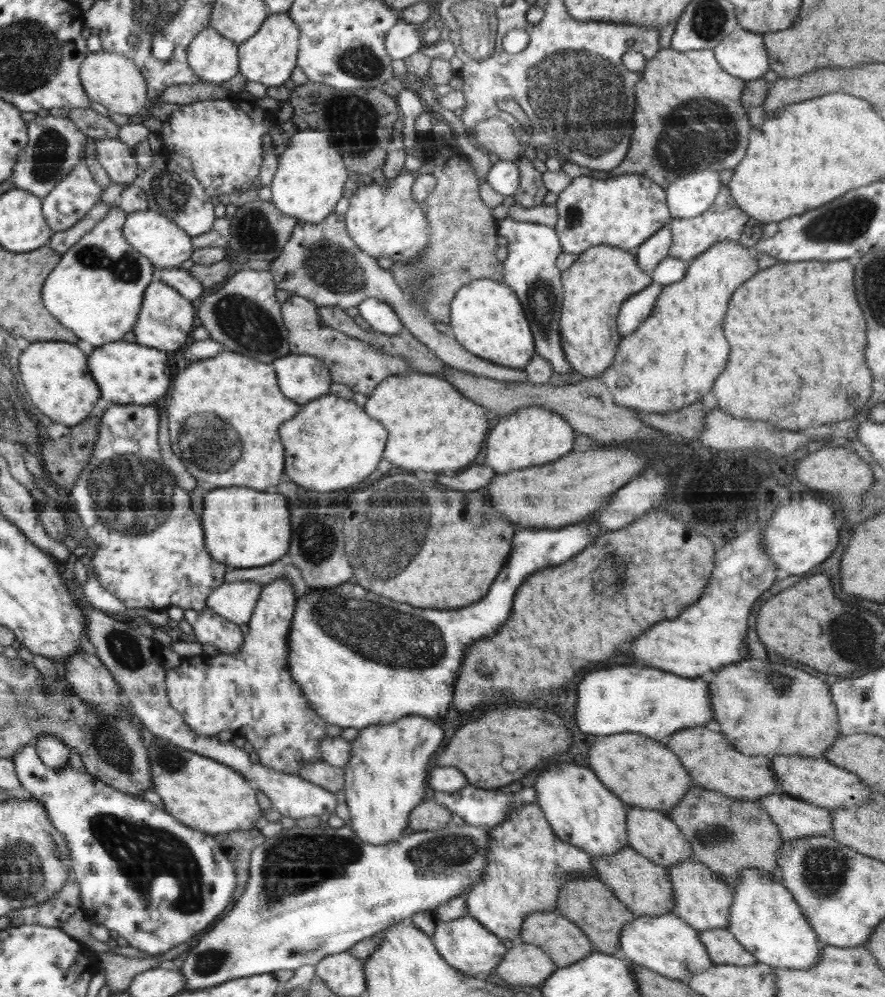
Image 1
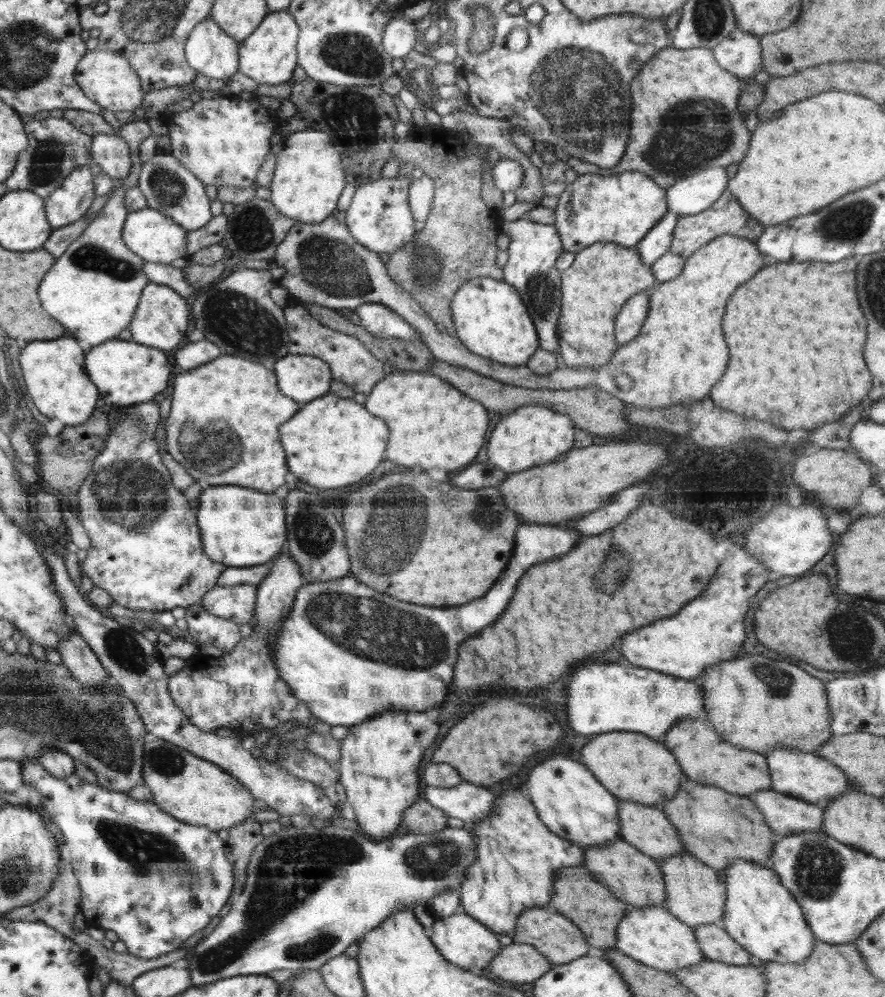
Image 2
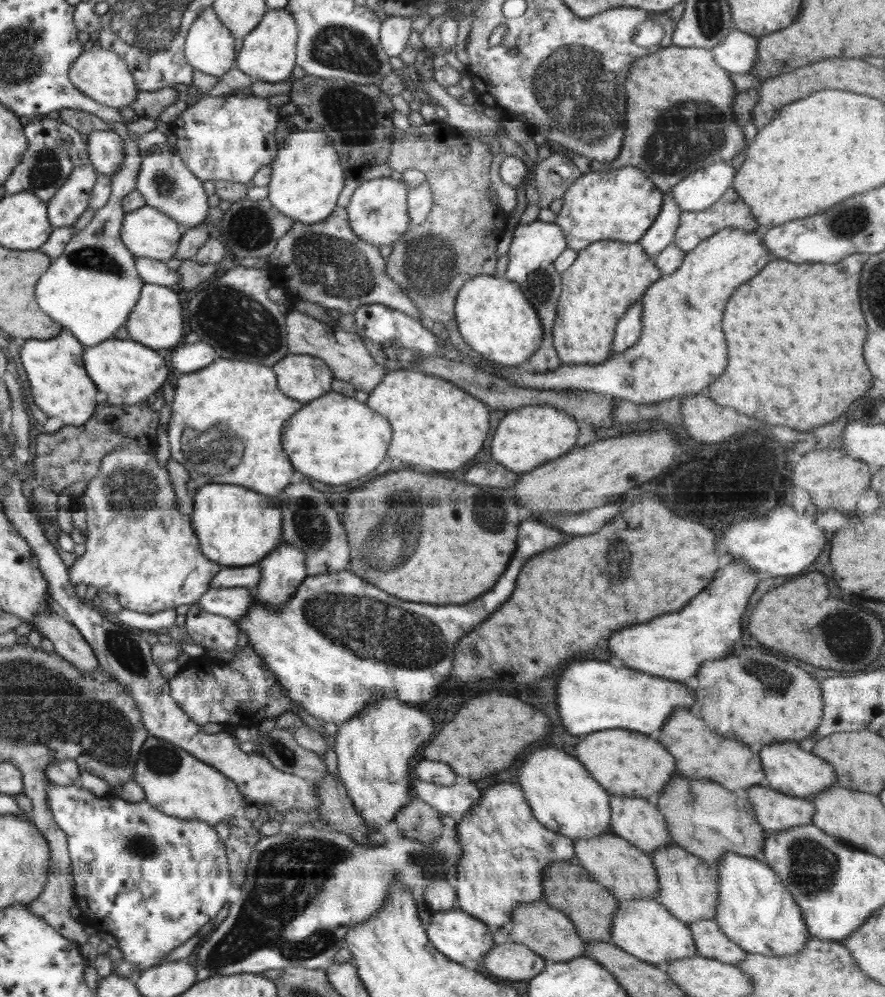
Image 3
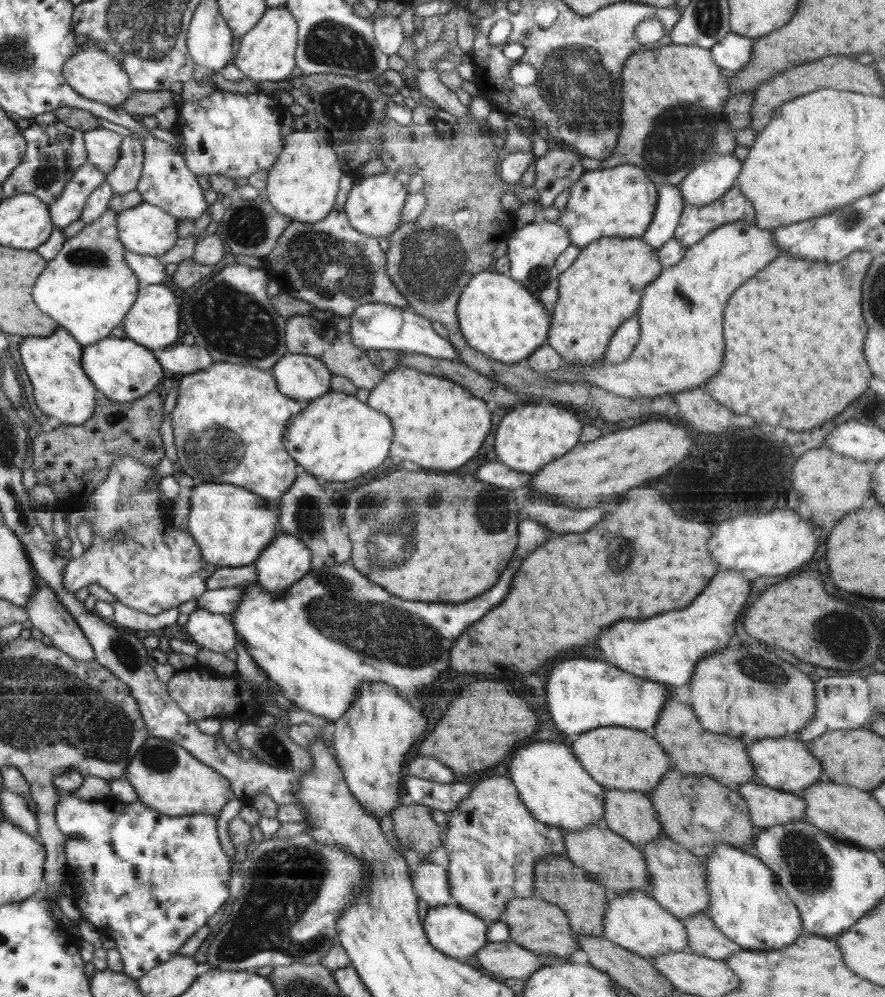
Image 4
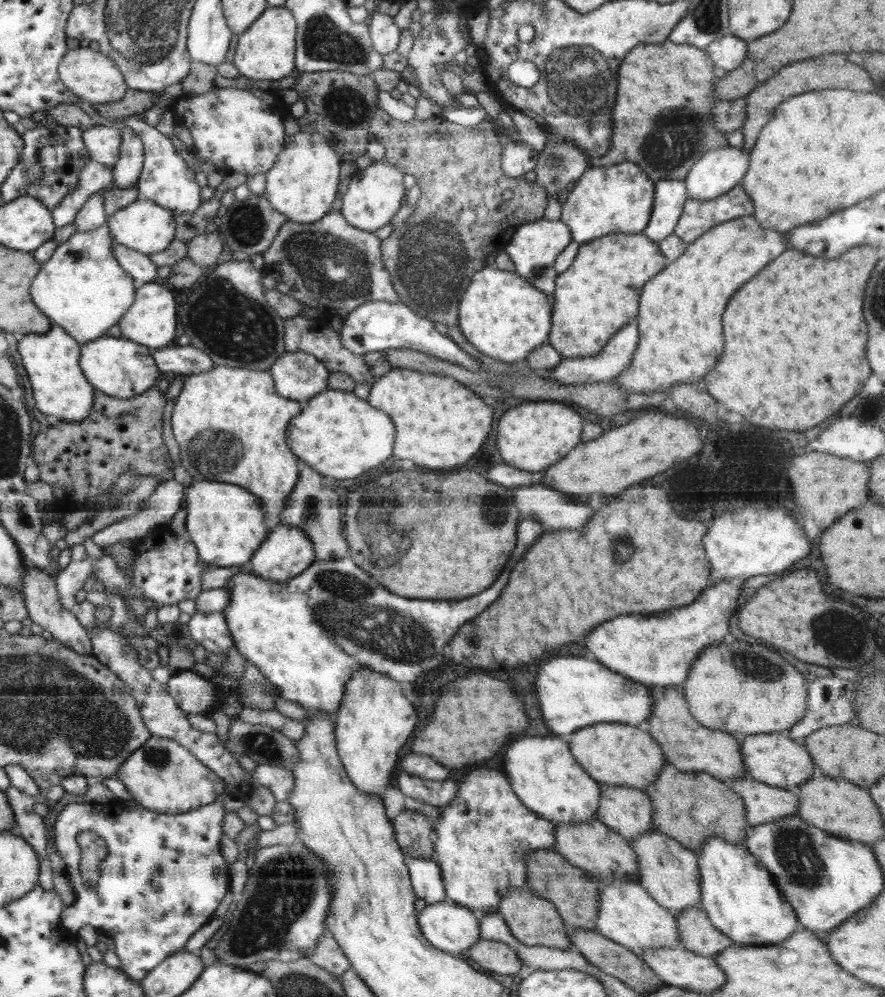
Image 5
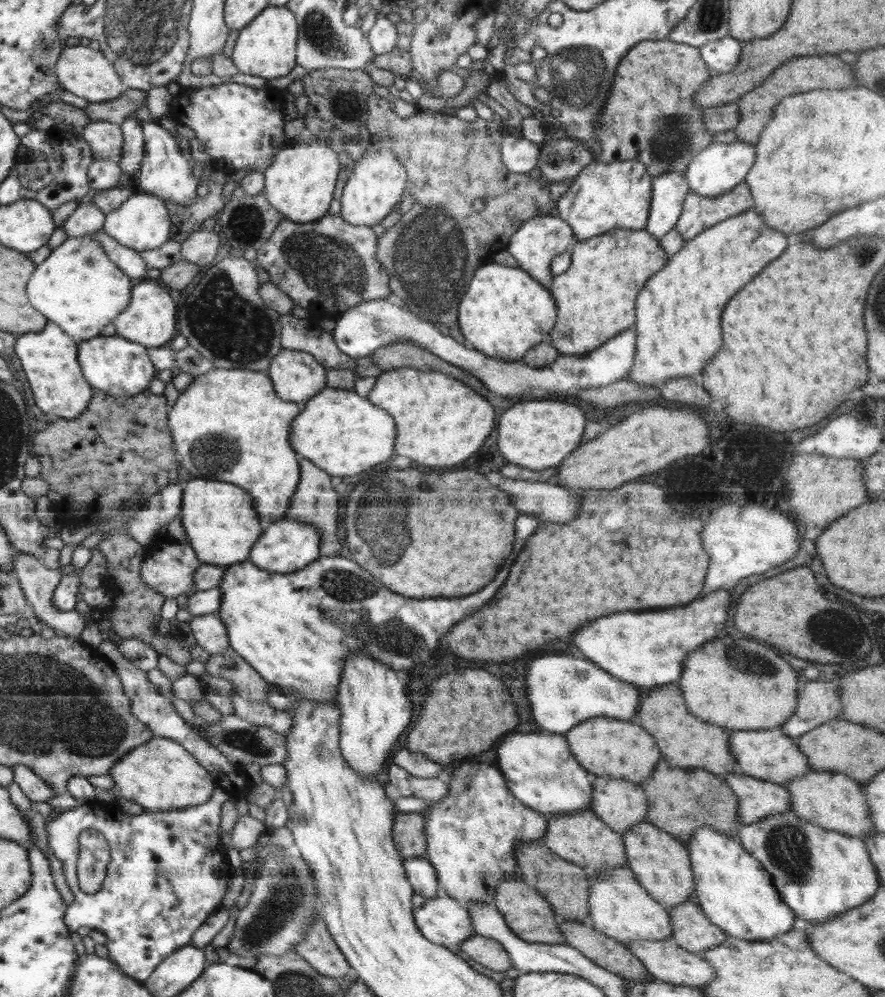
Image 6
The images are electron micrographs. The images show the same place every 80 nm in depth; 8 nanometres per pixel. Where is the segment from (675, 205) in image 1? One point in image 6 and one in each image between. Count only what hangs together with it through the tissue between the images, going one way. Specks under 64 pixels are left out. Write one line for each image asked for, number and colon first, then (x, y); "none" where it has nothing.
2: (690, 195)
3: (701, 189)
4: (710, 180)
5: (719, 170)
6: (718, 168)

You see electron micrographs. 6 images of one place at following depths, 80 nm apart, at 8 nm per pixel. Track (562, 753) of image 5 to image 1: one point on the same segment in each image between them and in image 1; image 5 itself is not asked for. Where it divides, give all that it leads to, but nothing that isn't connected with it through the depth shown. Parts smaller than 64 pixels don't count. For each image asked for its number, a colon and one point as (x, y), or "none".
1: (581, 810)
2: (570, 800)
3: (563, 796)
4: (555, 788)

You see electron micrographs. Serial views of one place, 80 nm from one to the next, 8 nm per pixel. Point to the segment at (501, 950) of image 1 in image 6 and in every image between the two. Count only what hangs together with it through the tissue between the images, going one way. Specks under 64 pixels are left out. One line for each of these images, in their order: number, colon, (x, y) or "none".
2: (462, 940)
3: (460, 937)
4: (456, 932)
5: (446, 925)
6: (442, 920)

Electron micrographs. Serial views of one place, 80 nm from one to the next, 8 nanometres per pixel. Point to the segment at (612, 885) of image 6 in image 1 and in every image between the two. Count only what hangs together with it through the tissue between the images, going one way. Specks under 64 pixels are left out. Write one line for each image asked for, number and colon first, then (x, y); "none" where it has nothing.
1: (665, 944)
2: (650, 934)
3: (644, 928)
4: (634, 920)
5: (627, 914)

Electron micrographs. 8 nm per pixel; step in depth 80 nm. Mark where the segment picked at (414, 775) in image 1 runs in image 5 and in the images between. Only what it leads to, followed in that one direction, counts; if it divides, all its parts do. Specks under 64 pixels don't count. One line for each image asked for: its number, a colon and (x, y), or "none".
2: (379, 766)
3: (374, 749)
4: (371, 740)
5: (374, 721)

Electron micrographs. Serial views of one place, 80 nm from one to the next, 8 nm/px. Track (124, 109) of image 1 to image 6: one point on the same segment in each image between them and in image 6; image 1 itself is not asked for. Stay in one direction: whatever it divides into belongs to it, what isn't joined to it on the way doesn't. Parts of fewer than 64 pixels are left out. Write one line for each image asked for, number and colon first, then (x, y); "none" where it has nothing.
2: (106, 77)
3: (102, 75)
4: (95, 74)
5: (91, 76)
6: (86, 73)

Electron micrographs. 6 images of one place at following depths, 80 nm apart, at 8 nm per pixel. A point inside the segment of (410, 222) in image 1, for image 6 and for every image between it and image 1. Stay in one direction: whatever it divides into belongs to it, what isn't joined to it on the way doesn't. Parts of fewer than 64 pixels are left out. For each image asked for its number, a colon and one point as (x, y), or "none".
2: (379, 217)
3: (377, 212)
4: (374, 205)
5: (374, 195)
6: (377, 185)

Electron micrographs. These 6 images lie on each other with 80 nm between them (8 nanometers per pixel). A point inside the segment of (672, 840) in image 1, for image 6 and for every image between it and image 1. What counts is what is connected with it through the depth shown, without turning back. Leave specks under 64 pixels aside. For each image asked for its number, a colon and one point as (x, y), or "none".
2: (645, 827)
3: (638, 821)
4: (631, 814)
5: (628, 811)
6: (621, 804)

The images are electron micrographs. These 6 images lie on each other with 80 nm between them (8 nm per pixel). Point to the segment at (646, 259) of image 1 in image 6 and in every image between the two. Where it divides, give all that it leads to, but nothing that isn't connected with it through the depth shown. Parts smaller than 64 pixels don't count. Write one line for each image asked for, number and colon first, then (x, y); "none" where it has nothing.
2: (656, 243)
3: (661, 233)
4: (670, 203)
5: (670, 196)
6: (669, 191)

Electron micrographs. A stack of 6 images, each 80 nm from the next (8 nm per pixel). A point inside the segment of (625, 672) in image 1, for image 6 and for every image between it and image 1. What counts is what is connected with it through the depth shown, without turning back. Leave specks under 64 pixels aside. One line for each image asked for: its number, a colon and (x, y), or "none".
2: (606, 697)
3: (592, 696)
4: (583, 694)
5: (574, 692)
6: (564, 691)

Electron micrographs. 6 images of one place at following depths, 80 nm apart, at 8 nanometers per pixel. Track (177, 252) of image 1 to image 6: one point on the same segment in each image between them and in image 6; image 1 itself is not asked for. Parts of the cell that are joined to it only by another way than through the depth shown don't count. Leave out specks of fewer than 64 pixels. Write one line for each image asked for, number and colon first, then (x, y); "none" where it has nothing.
2: (155, 237)
3: (149, 232)
4: (148, 229)
5: (146, 226)
6: (142, 223)

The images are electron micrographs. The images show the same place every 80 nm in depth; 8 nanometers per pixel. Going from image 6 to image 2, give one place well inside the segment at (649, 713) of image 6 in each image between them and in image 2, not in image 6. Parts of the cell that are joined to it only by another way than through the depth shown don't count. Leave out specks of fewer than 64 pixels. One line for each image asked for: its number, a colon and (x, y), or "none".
2: (702, 754)
3: (700, 753)
4: (694, 750)
5: (689, 746)

